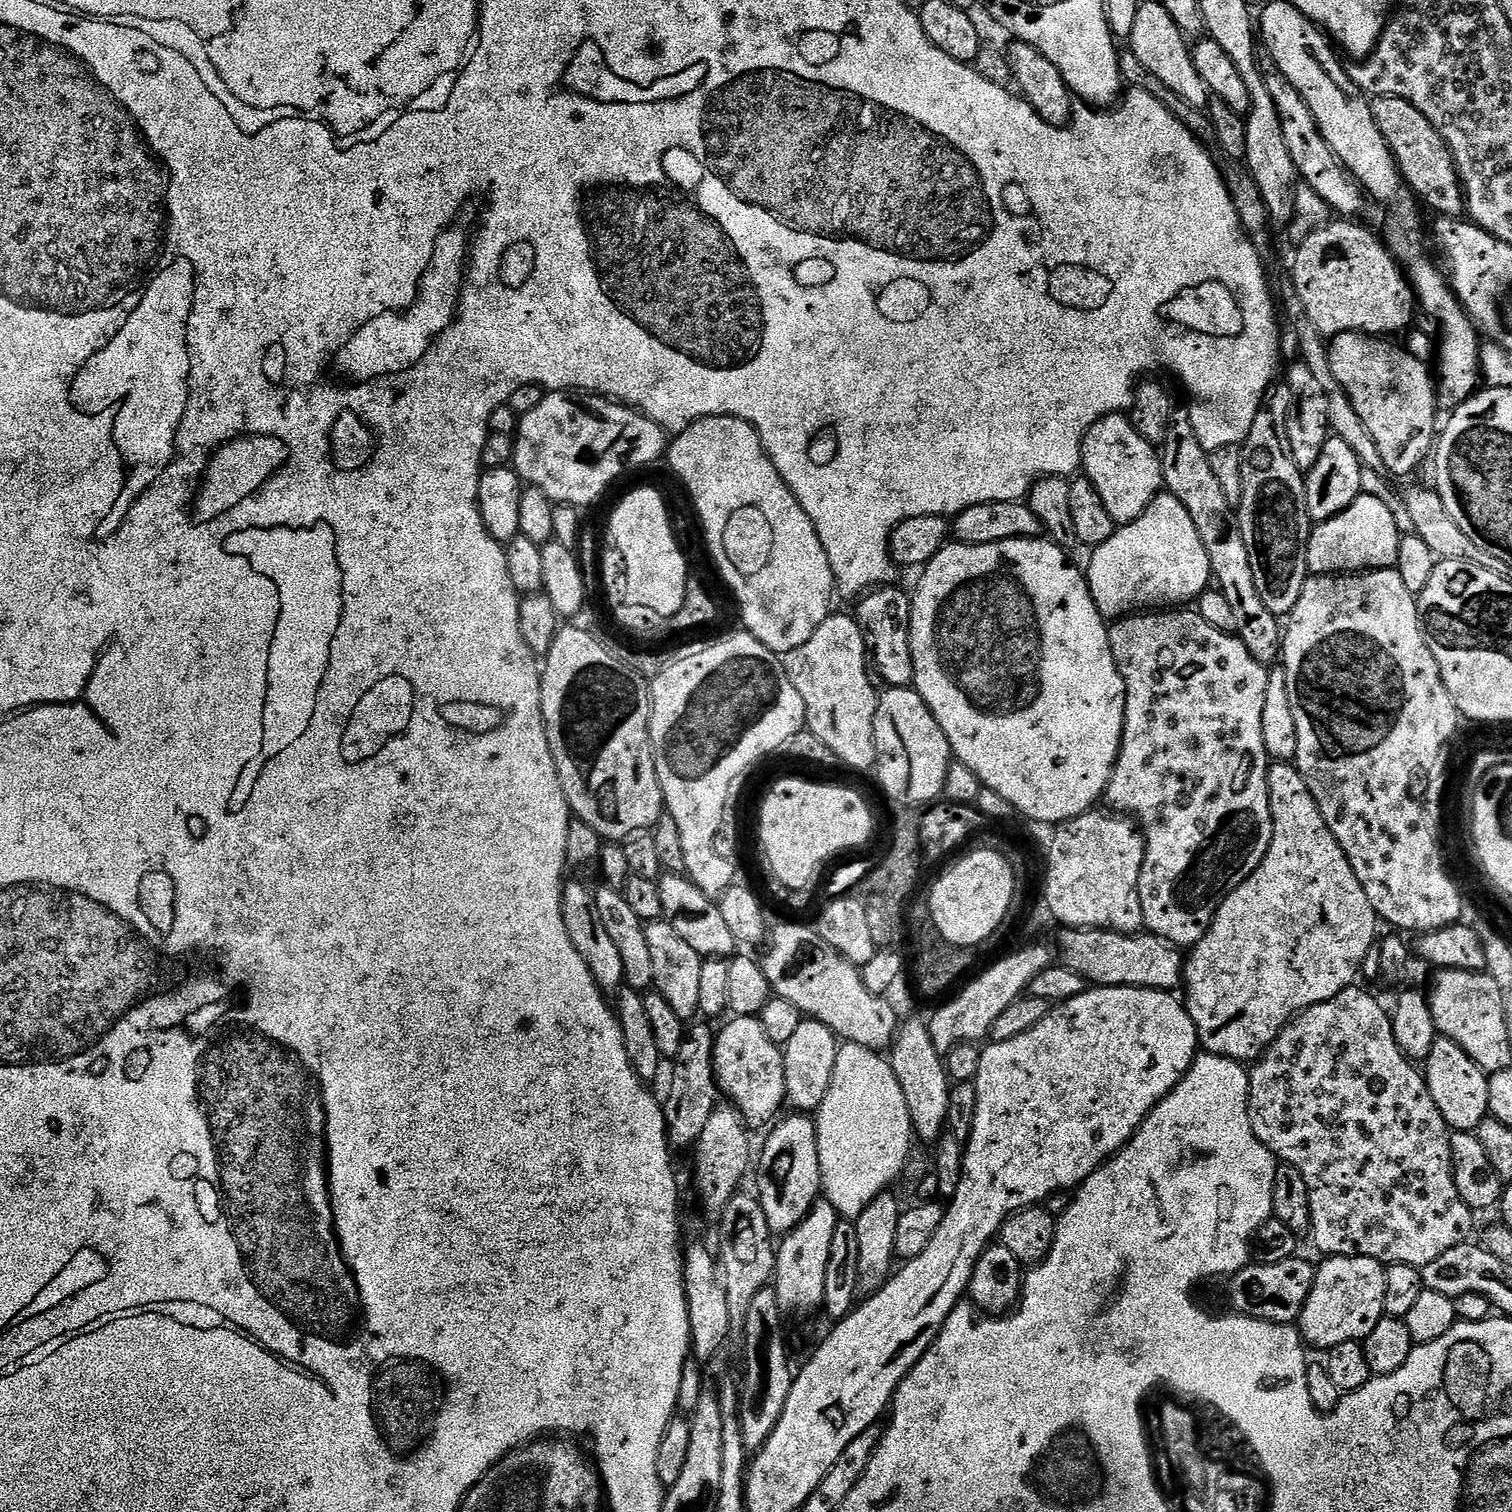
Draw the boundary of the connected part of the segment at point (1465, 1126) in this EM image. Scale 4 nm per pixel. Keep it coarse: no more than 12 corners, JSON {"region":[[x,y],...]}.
{"region":[[1437,1038],[1422,1071],[1452,1132],[1489,1119],[1489,1073]]}

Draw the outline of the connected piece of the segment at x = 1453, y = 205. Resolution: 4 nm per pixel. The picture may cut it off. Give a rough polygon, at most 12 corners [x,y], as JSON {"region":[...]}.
{"region":[[1373,96],[1374,122],[1413,196],[1465,215],[1438,130],[1406,98]]}

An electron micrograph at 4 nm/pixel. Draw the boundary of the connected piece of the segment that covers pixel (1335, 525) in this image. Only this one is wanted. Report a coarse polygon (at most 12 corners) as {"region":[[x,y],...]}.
{"region":[[1362,494],[1308,538],[1314,576],[1396,568],[1402,528]]}

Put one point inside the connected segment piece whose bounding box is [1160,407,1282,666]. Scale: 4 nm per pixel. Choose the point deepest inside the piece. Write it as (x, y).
(1187, 476)

